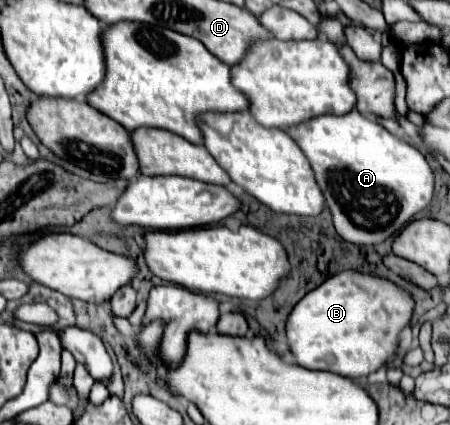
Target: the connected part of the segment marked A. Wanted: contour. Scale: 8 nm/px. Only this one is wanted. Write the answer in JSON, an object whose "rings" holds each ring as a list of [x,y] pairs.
{"rings":[[[358,110],[344,116],[320,116],[288,130],[312,164],[332,212],[336,232],[352,244],[376,246],[398,236],[410,218],[432,202],[434,172],[424,154],[390,134]]]}

